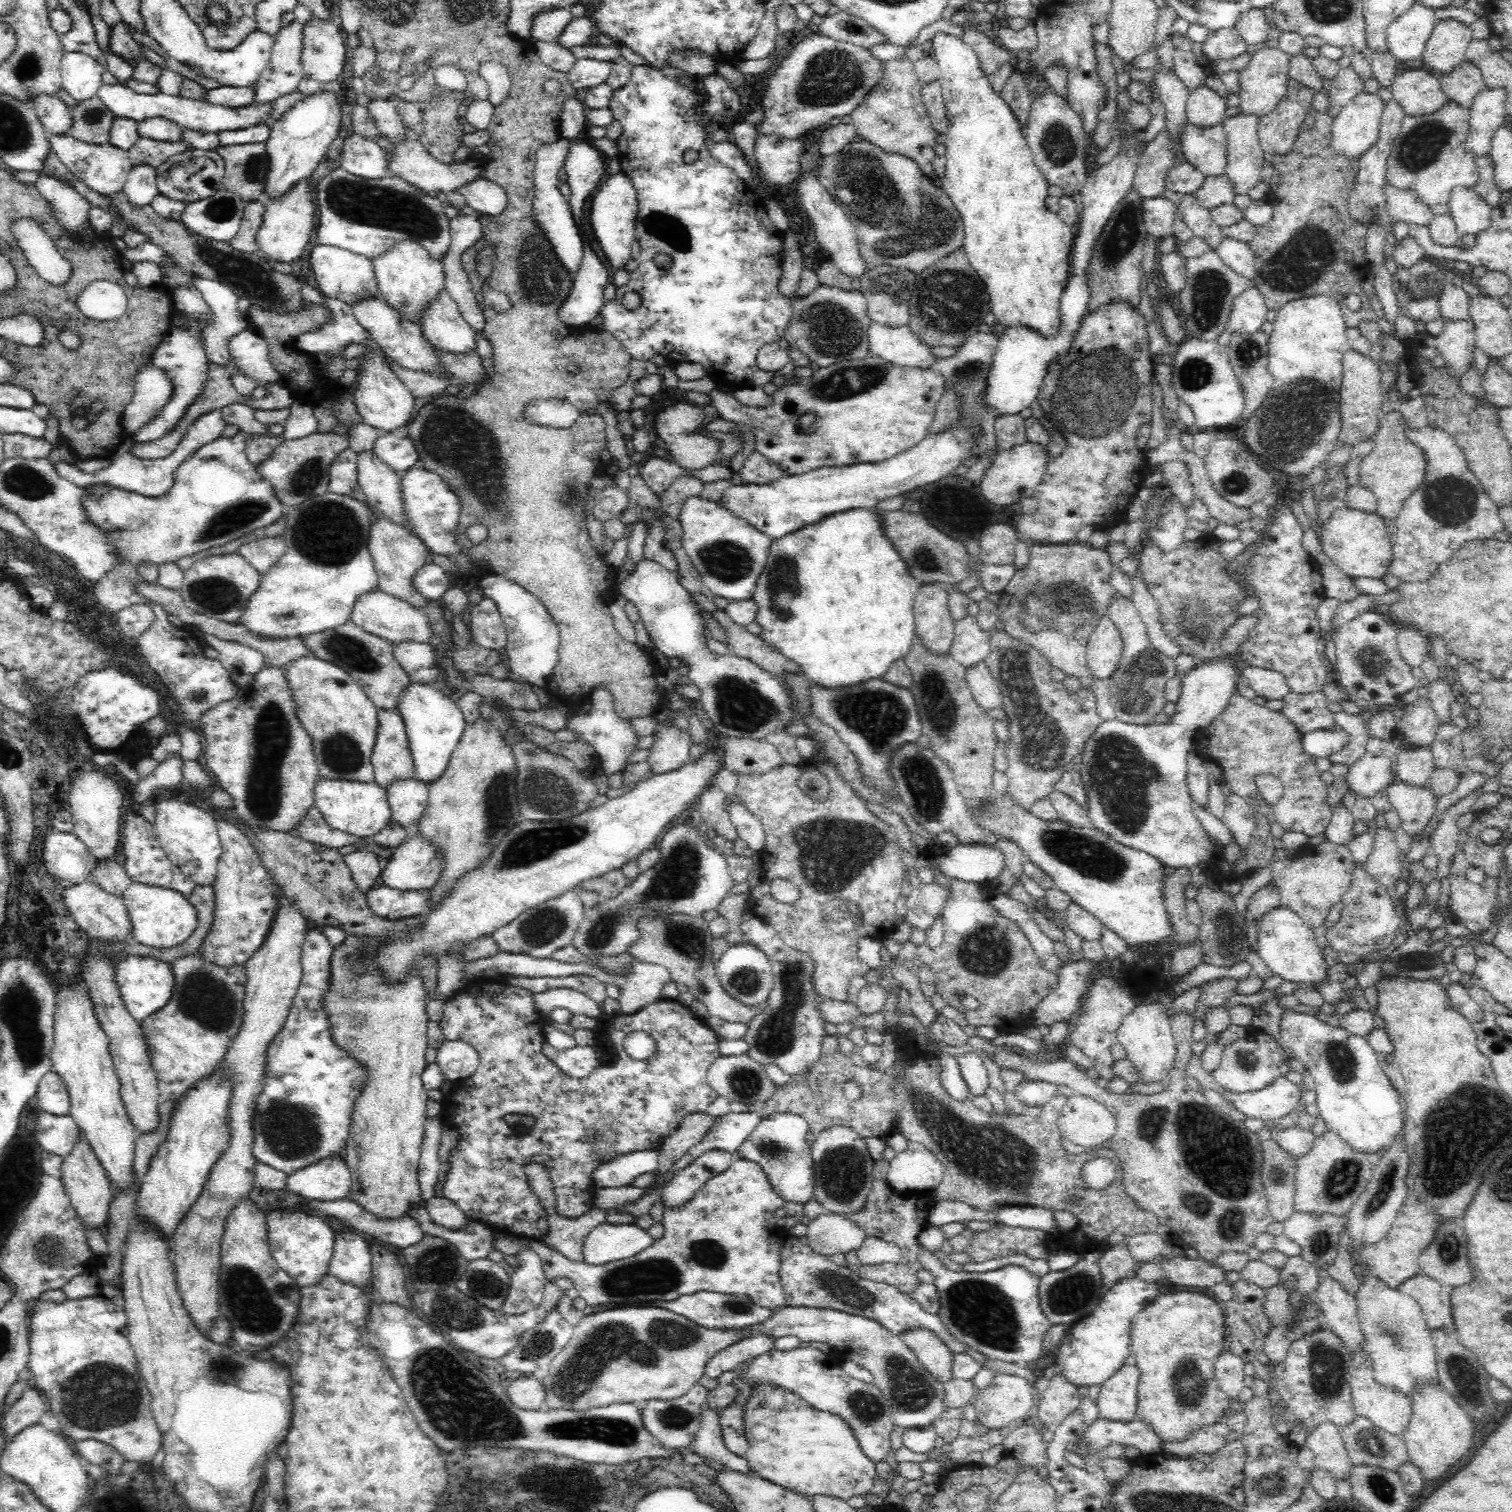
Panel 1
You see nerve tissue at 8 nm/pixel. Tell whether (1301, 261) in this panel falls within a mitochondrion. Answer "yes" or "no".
yes

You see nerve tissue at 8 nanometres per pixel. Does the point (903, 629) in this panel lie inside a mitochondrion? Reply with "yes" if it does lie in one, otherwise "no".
no

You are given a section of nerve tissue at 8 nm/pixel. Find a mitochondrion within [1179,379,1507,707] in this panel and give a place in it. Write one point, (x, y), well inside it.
(1449, 501)

